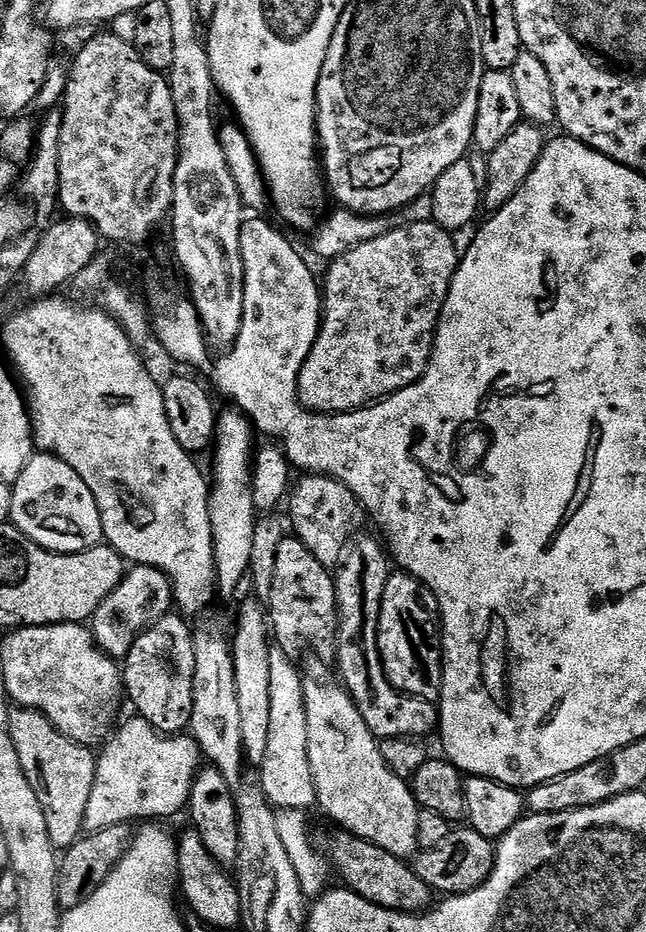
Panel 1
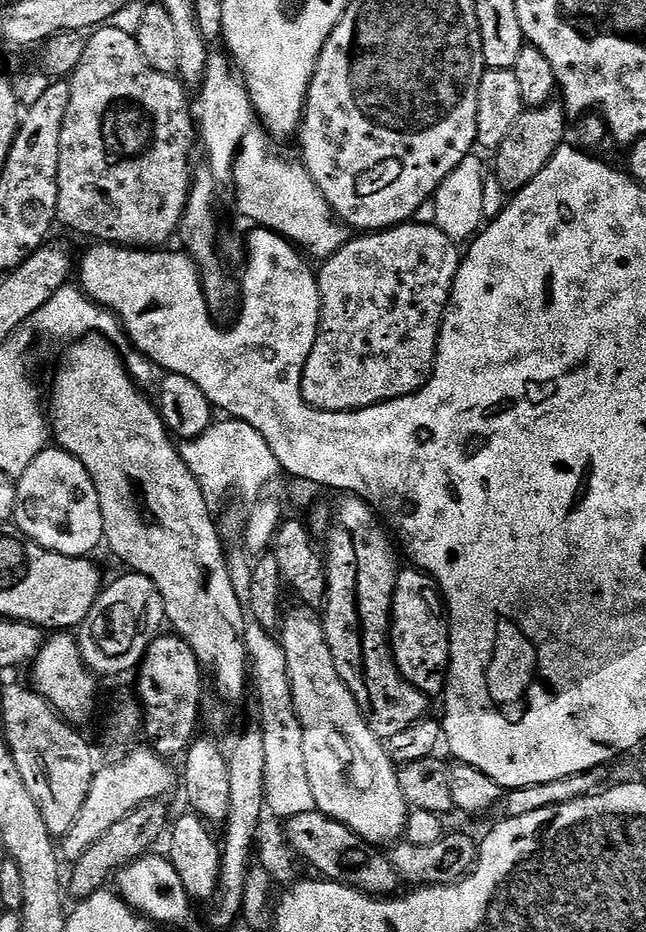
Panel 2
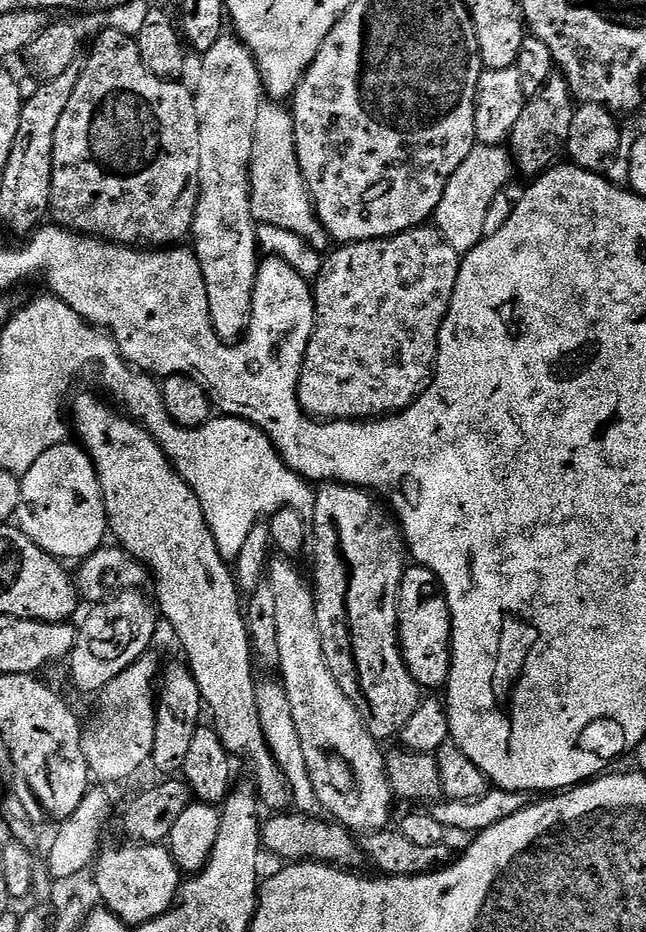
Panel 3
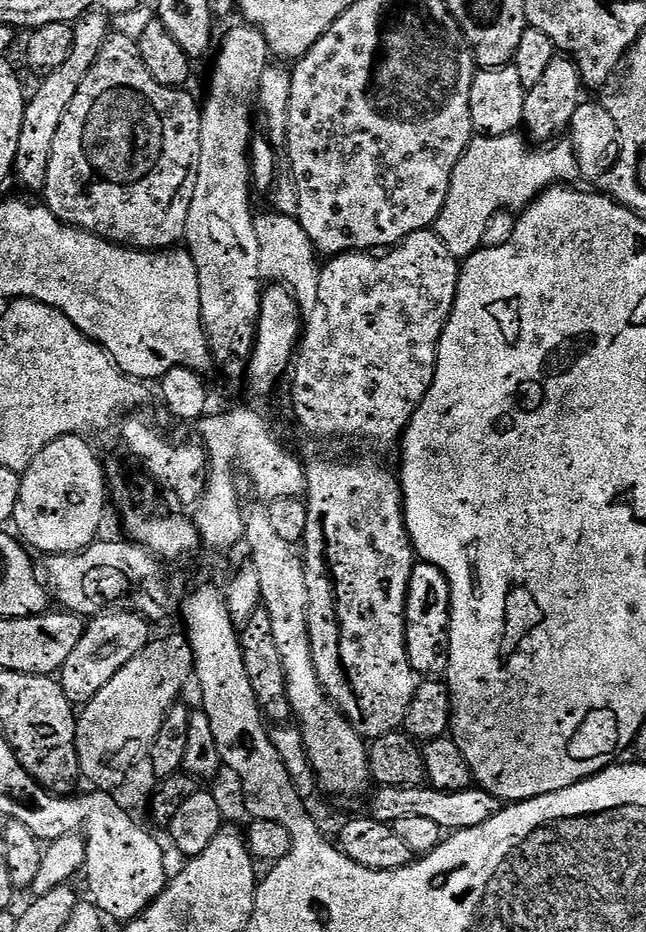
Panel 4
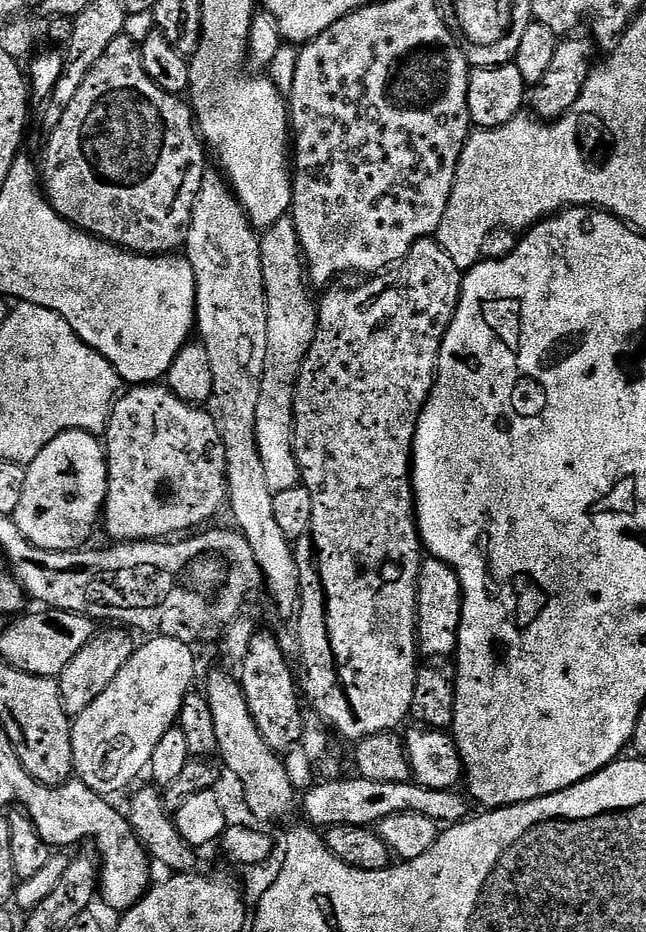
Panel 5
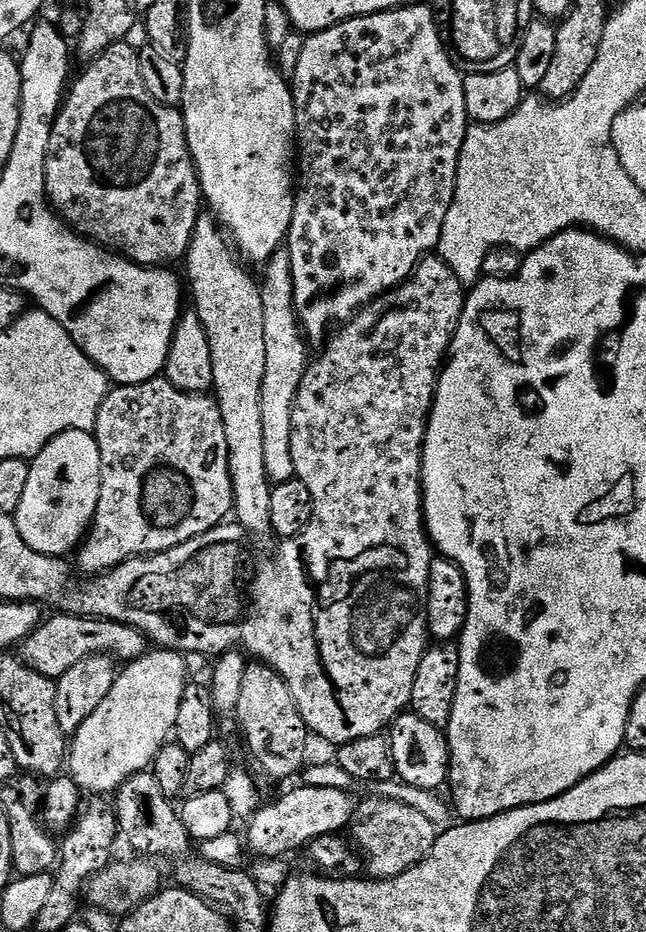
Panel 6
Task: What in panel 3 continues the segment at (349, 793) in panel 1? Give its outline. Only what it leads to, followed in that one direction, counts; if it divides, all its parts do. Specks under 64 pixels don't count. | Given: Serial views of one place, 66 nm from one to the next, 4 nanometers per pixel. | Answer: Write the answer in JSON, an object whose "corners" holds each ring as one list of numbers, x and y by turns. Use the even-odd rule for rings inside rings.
{"corners":[[273,559,266,569,266,580,277,595,278,651,281,654,278,670,290,698,294,724,298,726,298,738,302,738,302,754,305,755,306,766,310,770,310,782,314,782,316,803,329,812,325,813,333,821,343,824,353,833,383,832,389,827,388,819,392,816,392,804,394,805,385,753,380,753,381,745,368,732,362,713,354,706,354,702,350,702,342,686,338,686,326,662,322,638,318,634,316,597,311,583,306,578,304,581,303,574,292,565,295,563,291,559,279,559]]}

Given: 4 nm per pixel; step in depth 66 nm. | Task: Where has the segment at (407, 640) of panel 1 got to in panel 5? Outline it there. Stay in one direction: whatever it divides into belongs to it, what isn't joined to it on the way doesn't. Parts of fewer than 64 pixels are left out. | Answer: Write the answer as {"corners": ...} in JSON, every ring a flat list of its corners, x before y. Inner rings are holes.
{"corners":[[428,558,421,563,416,599,416,646,421,657,428,662,451,661,456,655,458,634,462,622,462,582,446,562]]}

